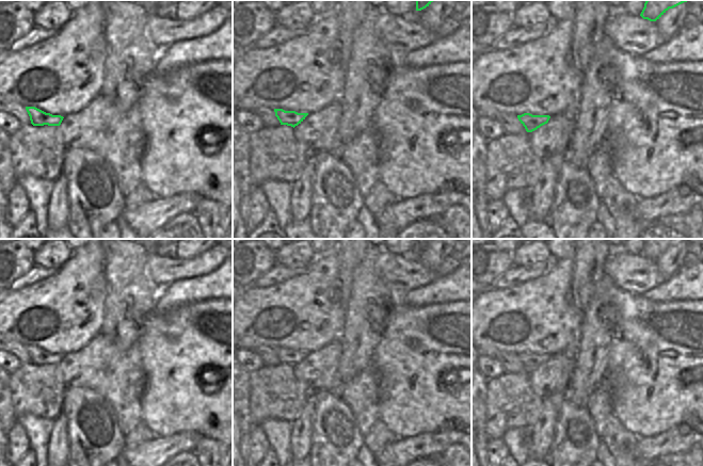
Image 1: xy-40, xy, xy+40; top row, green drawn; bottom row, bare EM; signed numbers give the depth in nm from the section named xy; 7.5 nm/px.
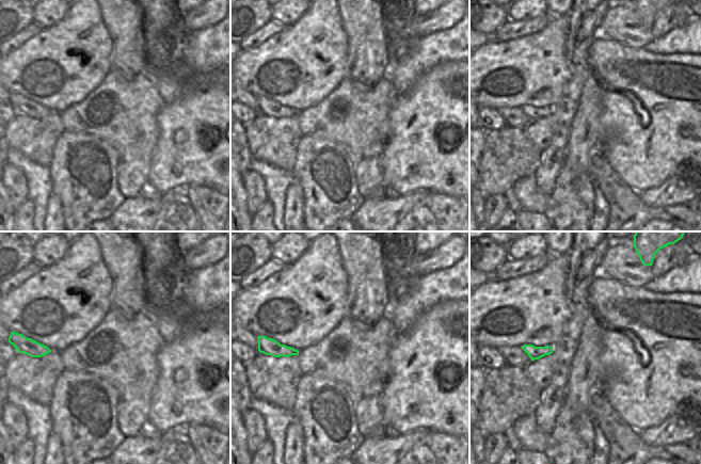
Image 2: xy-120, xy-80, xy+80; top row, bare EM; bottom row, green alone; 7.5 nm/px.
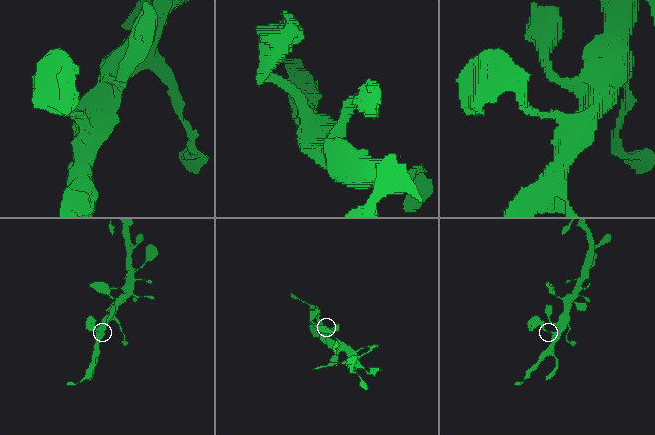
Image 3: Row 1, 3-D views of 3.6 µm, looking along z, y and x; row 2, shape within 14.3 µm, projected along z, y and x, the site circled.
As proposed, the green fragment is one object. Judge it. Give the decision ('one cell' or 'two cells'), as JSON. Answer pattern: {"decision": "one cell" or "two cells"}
{"decision": "one cell"}

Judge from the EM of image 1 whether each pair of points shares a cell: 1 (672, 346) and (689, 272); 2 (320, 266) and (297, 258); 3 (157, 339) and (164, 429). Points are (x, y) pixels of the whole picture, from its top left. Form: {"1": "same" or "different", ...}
{"1": "different", "2": "different", "3": "same"}

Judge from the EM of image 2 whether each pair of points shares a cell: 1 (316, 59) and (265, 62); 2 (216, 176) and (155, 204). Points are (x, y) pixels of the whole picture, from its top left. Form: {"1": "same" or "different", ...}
{"1": "same", "2": "different"}

